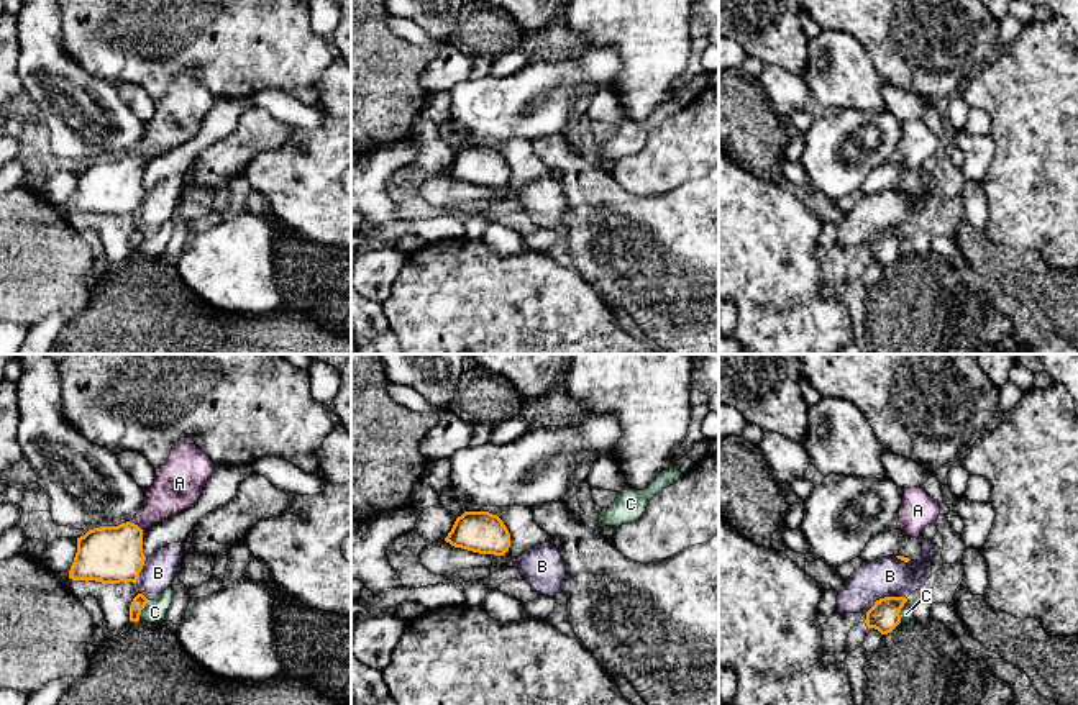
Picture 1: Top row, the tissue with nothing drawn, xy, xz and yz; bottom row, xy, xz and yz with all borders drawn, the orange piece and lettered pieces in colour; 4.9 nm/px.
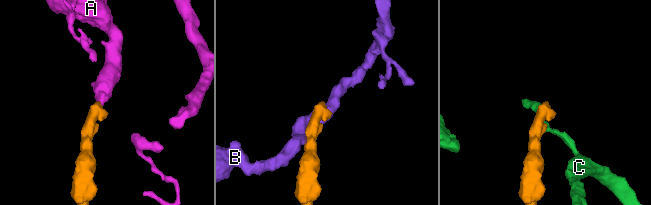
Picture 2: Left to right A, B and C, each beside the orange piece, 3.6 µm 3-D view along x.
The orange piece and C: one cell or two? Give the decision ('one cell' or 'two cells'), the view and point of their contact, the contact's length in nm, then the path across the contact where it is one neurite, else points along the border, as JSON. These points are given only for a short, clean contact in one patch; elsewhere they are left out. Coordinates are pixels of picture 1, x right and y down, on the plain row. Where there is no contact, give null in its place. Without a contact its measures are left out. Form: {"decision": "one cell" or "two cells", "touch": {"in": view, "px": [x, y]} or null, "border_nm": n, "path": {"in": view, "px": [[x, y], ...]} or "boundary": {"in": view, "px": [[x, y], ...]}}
{"decision": "two cells", "touch": {"in": "yz", "px": [899, 245]}, "border_nm": 120, "boundary": {"in": "yz", "px": [[906, 233], [899, 254]]}}

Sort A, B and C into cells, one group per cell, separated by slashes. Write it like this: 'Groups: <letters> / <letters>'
Groups: A / B / C

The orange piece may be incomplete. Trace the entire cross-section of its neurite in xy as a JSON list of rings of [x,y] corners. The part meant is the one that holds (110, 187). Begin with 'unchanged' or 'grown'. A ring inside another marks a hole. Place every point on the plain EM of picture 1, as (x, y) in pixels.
grown; [[[180,70],[156,102],[154,116],[146,121],[144,136],[131,154],[94,161],[77,171],[69,212],[136,216],[146,193],[143,166],[197,136],[215,102],[194,72]]]

